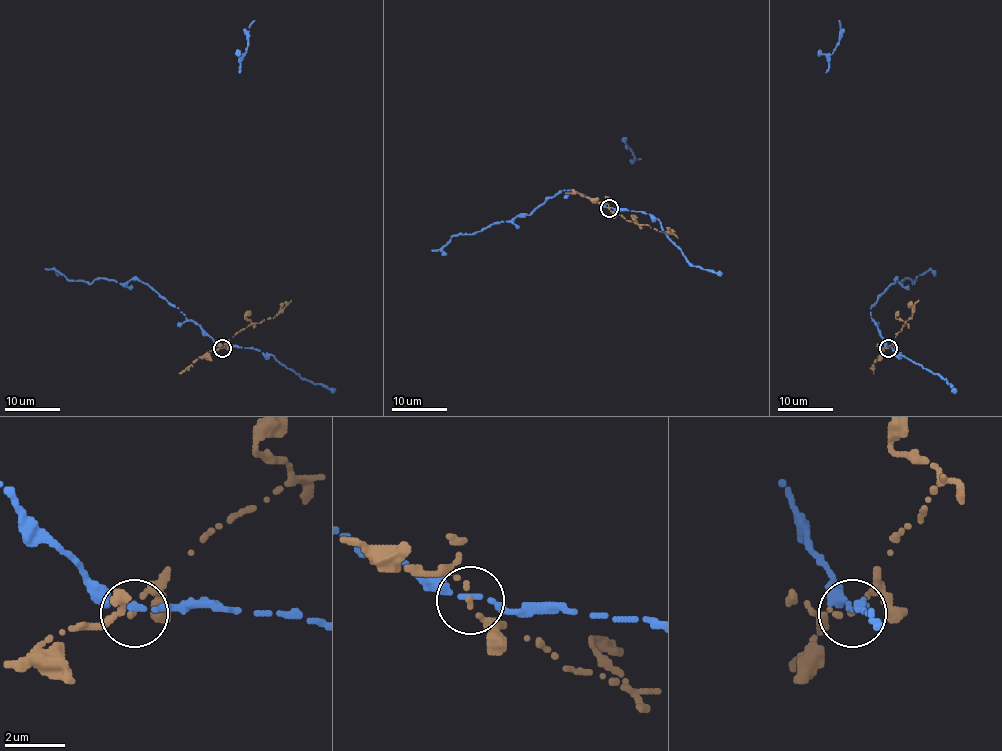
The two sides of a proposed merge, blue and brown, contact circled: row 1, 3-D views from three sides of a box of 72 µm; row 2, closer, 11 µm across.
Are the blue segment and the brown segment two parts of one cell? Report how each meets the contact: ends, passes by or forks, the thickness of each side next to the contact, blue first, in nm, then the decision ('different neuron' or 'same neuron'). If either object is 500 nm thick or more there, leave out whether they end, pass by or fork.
blue passes by; brown passes by; calibres 170 and 130 nm; different neuron

